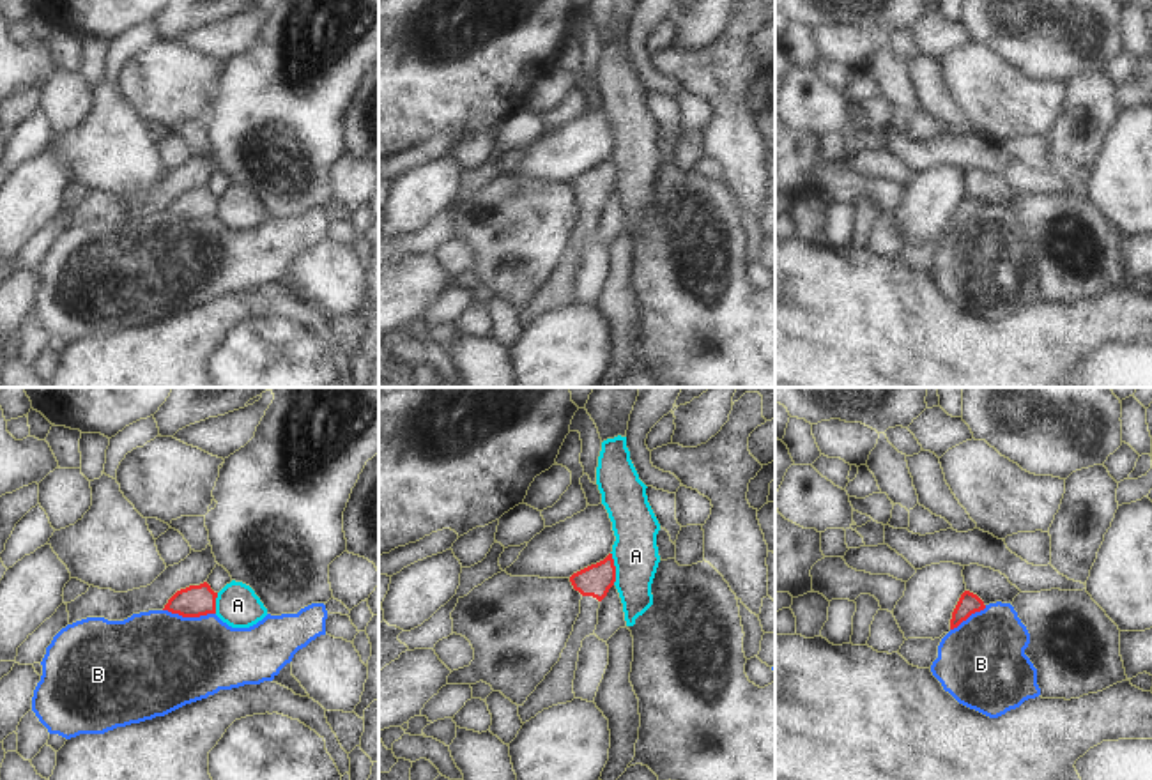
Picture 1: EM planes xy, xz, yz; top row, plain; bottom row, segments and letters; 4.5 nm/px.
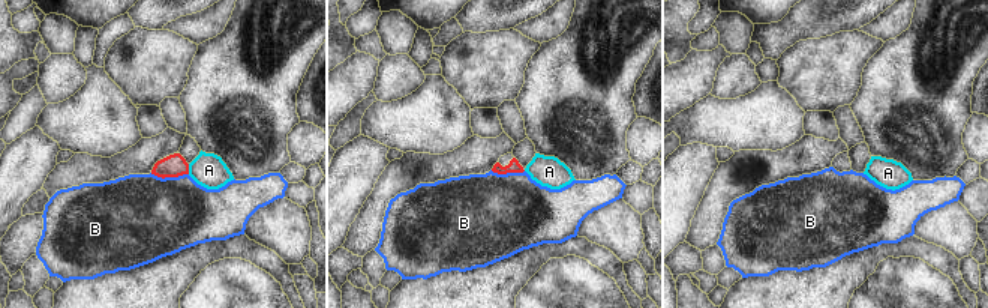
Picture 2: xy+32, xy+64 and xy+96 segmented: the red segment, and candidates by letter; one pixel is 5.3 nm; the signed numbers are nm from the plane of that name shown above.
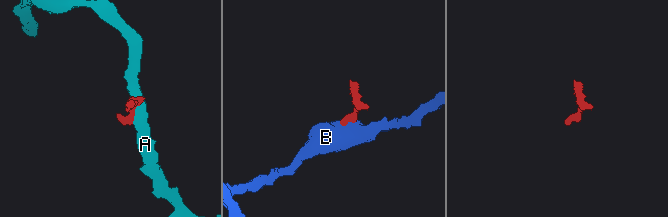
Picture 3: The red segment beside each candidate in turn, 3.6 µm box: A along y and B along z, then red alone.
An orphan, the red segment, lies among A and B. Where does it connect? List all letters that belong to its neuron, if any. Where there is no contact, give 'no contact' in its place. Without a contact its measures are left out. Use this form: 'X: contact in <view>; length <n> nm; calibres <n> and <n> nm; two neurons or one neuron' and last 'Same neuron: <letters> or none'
A: contact in xz; length 150 nm; calibres 150 and 200 nm; two neurons
B: contact in xy; length 240 nm; calibres 140 and 460 nm; two neurons
Same neuron: none

